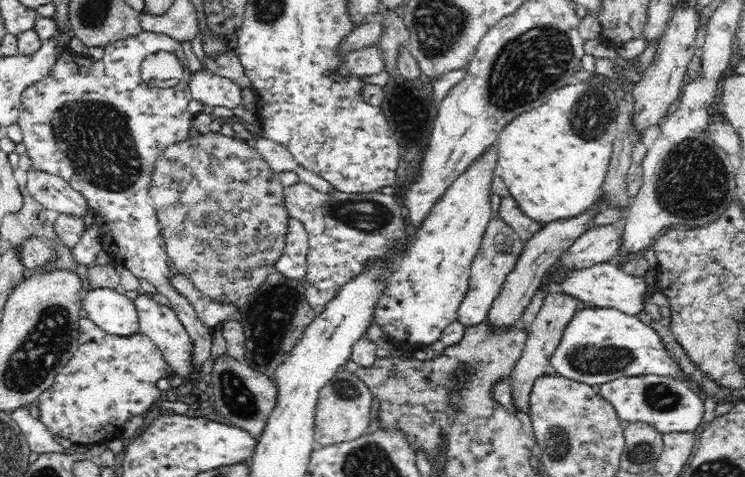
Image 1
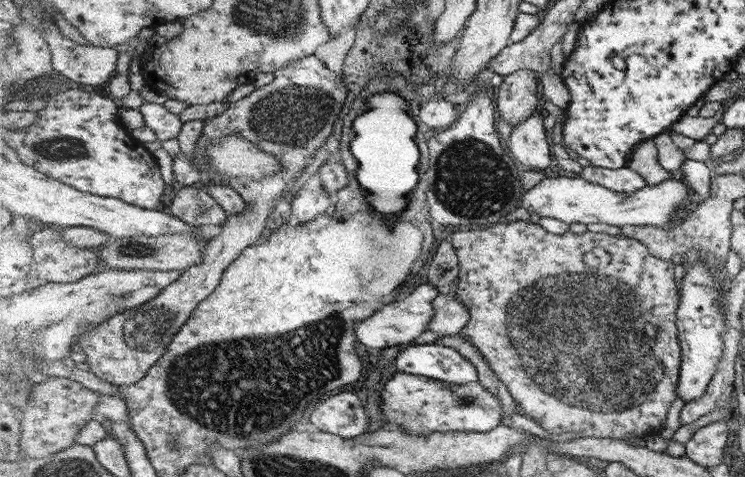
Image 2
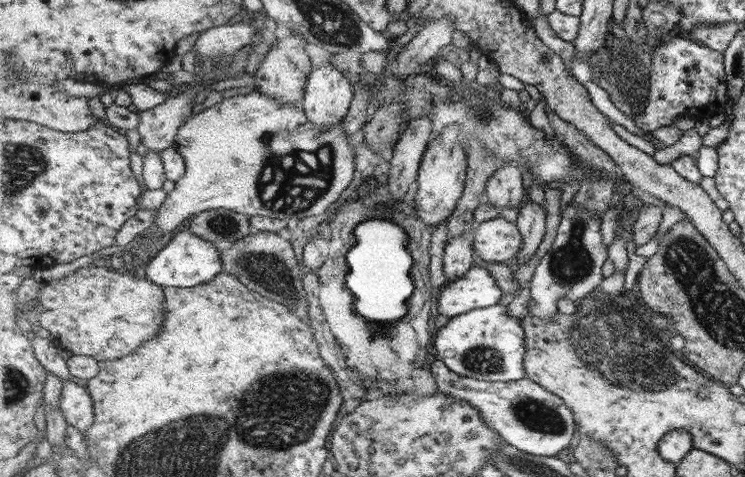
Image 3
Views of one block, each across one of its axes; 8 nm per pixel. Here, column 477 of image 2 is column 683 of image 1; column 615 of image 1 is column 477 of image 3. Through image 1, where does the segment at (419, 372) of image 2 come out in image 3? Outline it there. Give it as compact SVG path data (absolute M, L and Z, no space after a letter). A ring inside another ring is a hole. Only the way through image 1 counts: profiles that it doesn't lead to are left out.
M499 303L450 317L445 326L433 332L431 348L459 376L494 382L528 378L525 369L528 341L525 339L522 317L510 316L507 306Z

